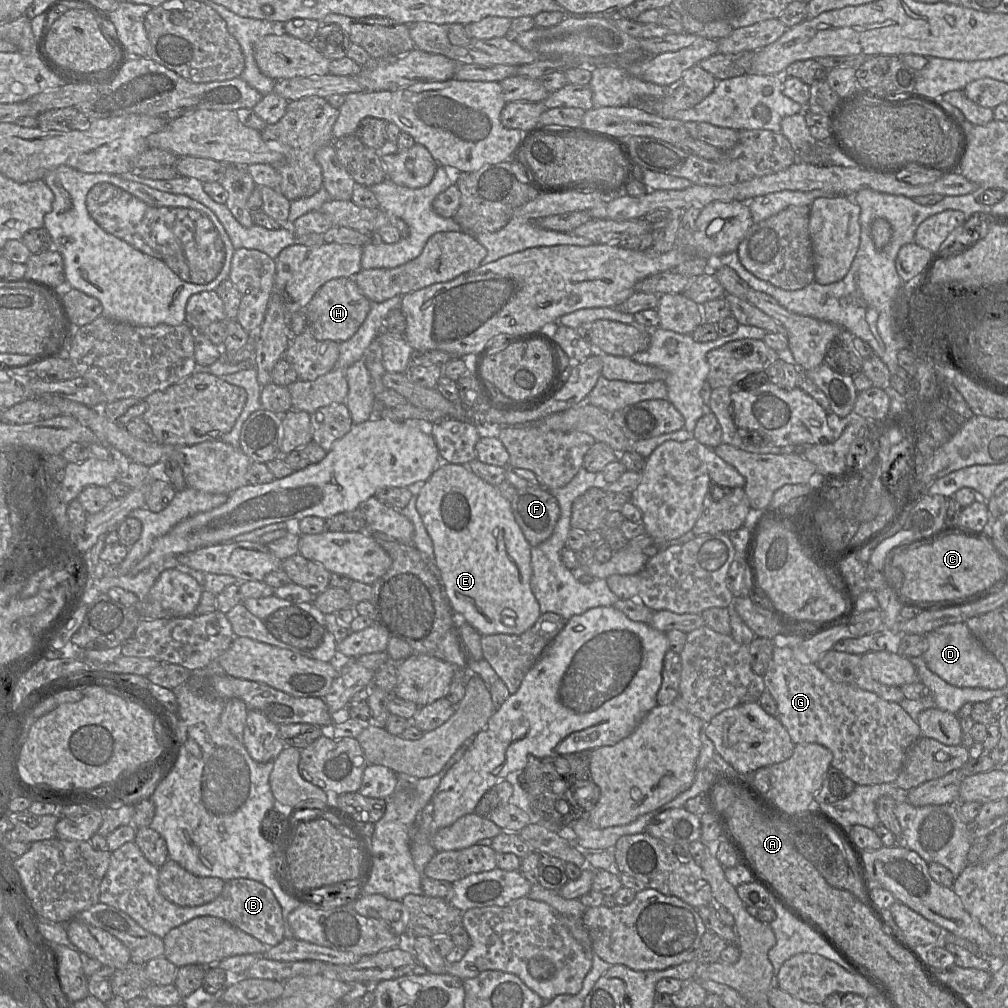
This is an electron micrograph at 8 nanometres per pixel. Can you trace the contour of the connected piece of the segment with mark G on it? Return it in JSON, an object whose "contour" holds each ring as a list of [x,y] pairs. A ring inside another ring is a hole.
{"contour":[[[774,646],[773,657],[763,680],[777,703],[778,719],[793,743],[825,746],[833,754],[831,766],[856,784],[895,782],[908,750],[922,737],[918,723],[899,703],[831,680],[817,664],[804,664],[797,660],[791,647]]]}

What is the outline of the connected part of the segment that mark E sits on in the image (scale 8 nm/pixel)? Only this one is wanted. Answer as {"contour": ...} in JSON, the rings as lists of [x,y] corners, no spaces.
{"contour":[[[442,462],[420,487],[416,509],[430,535],[440,583],[456,619],[473,626],[481,636],[521,634],[540,617],[539,603],[531,586],[531,545],[516,522],[511,501],[473,473],[467,465]]]}

